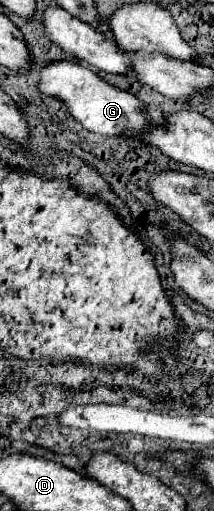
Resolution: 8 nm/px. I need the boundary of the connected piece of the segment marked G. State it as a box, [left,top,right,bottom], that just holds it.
[38,60,150,136]

